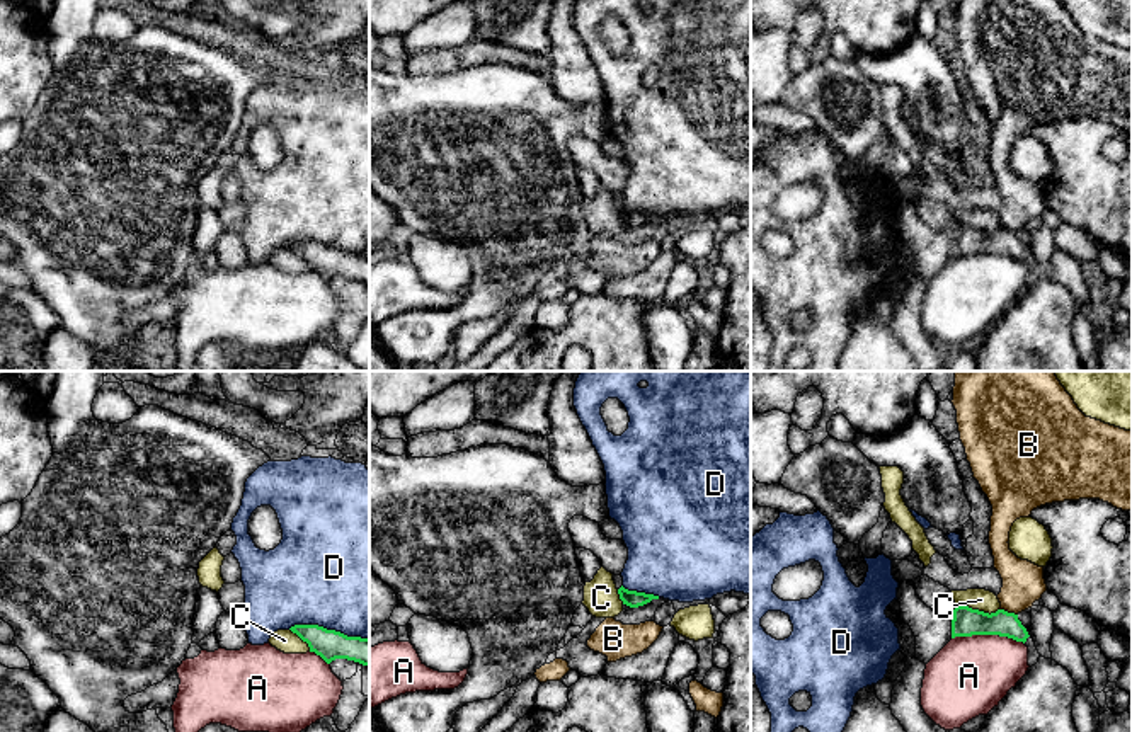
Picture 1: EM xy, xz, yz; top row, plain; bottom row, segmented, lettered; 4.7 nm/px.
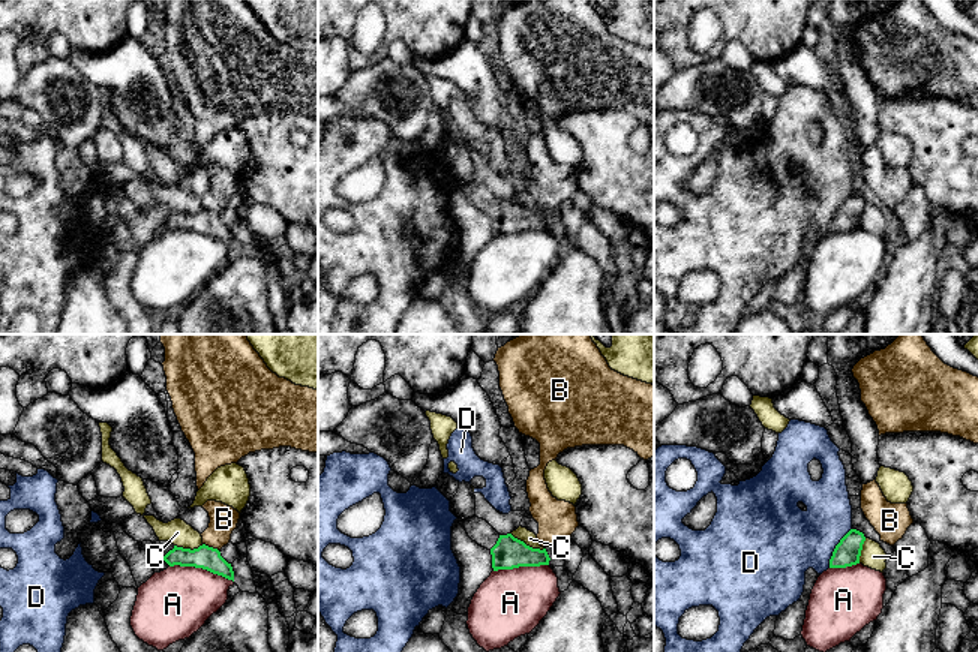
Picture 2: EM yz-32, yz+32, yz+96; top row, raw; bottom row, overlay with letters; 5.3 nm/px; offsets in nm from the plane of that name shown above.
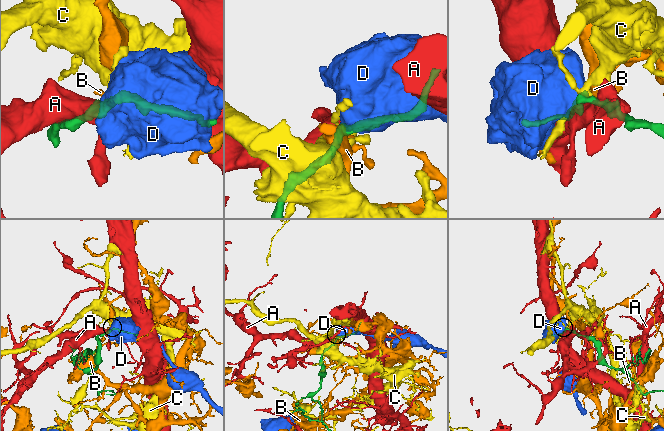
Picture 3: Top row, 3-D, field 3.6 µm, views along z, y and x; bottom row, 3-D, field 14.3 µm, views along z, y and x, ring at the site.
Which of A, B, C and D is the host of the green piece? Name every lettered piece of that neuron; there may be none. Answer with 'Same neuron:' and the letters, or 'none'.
Same neuron: none

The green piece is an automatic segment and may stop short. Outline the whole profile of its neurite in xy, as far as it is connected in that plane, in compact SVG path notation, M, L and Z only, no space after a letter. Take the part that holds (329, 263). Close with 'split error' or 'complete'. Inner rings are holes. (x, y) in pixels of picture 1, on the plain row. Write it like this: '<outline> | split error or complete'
M294 243L289 249L306 260L310 271L320 274L327 283L335 277L347 277L369 286L369 257L347 255L318 243Z | complete

